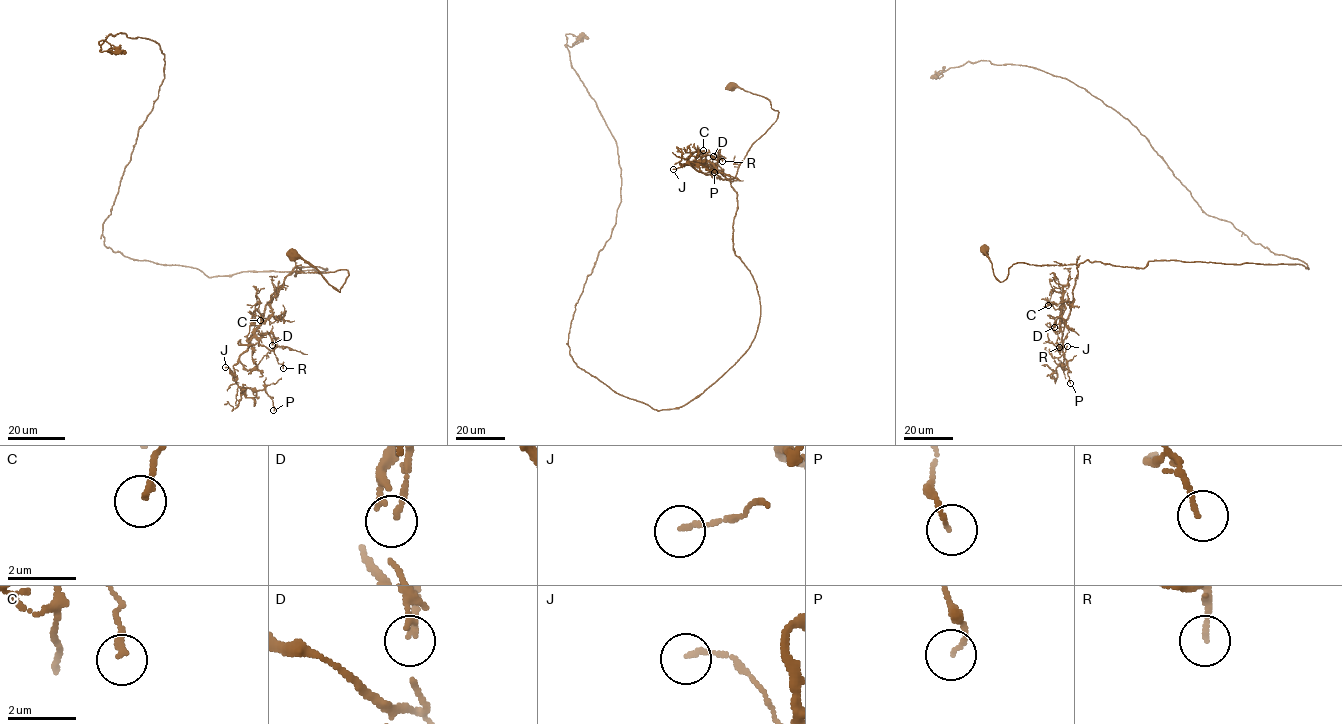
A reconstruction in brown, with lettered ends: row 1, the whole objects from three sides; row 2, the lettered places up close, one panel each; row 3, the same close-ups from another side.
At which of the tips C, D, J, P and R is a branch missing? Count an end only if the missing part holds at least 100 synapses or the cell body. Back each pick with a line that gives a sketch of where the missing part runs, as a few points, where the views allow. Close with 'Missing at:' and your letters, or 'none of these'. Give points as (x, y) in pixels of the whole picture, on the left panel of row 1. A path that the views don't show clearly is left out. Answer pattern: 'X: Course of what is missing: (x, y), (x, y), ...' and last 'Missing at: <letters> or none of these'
Missing at: none of these

